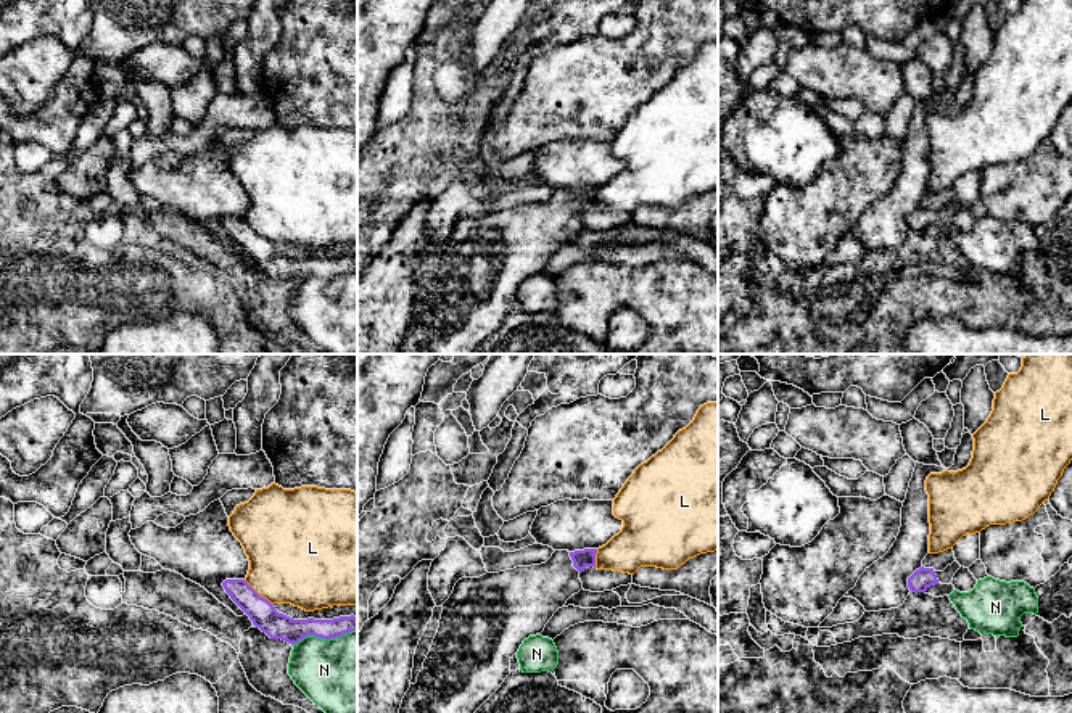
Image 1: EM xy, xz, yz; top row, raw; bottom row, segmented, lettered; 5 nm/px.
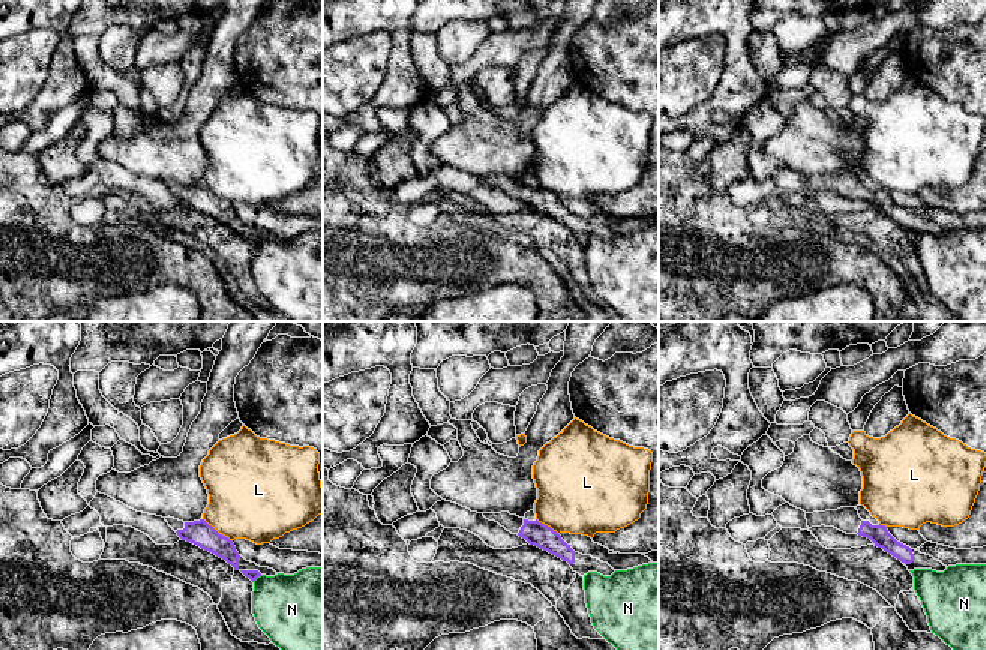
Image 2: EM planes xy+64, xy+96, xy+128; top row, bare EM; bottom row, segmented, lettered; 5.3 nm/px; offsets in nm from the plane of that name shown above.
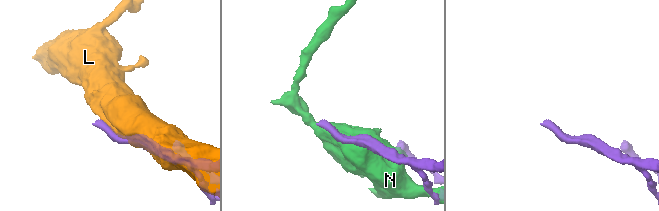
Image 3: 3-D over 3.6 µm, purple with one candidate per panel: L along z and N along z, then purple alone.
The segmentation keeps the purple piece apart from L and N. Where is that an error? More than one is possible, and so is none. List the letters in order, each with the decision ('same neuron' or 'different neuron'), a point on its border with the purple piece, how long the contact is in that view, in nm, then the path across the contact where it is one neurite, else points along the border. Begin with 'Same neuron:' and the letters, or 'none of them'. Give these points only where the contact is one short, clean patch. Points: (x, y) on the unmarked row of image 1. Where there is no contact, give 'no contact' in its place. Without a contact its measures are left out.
Same neuron: none of them
L: different neuron; contact xy (256, 232); length 200 nm
N: different neuron; contact xy (324, 277); length 340 nm

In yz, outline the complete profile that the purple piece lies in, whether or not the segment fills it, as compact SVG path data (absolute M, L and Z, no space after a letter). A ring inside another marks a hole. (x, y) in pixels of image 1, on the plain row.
M958 201L948 204L943 211L921 206L908 217L908 227L911 232L926 232L930 225L938 222L951 224L954 212L961 208Z

